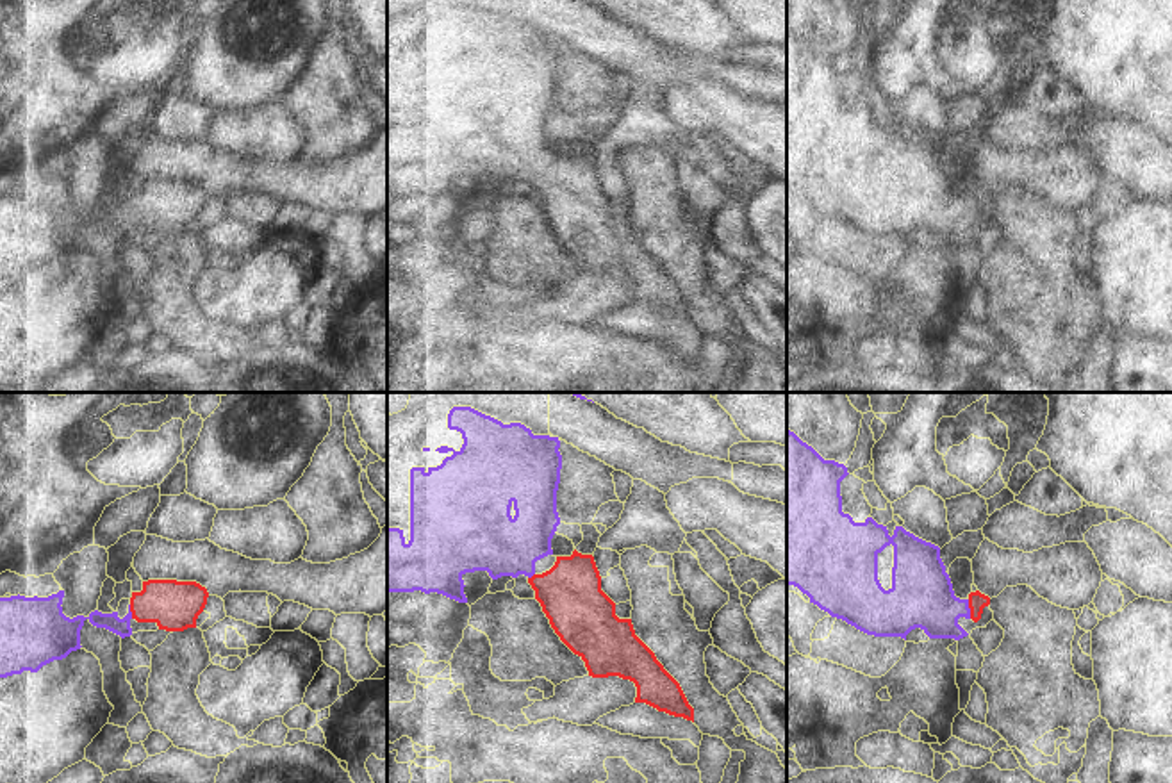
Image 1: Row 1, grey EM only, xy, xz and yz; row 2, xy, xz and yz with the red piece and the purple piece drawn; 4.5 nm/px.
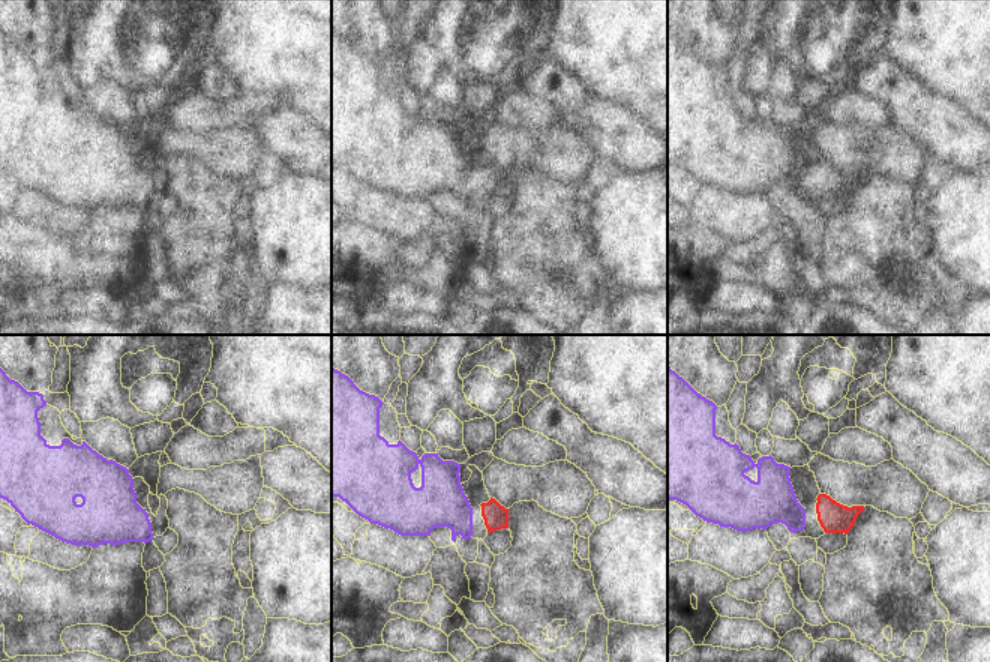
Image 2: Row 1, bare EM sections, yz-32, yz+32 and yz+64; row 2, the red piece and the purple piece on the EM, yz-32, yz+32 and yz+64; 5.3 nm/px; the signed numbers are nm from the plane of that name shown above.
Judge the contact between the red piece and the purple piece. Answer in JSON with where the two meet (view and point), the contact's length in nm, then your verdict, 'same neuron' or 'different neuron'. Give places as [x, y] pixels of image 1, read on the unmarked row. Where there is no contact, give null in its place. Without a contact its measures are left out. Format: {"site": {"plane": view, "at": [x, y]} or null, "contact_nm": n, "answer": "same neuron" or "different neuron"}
{"site": {"plane": "yz", "at": [969, 207]}, "contact_nm": 90, "answer": "same neuron"}

